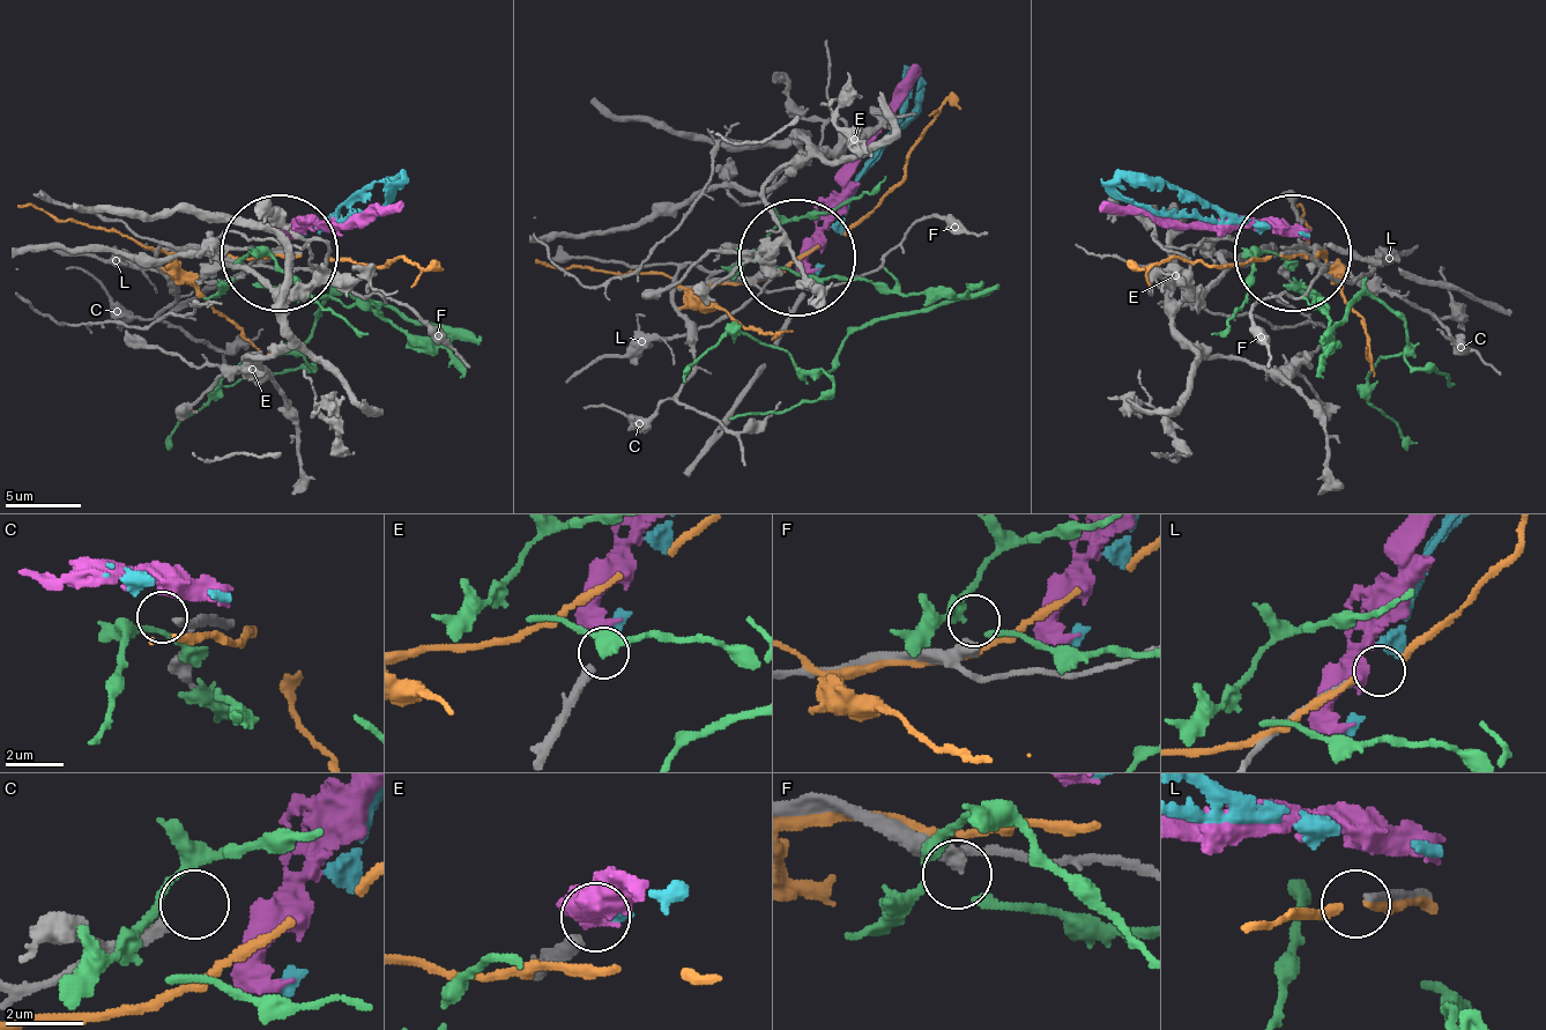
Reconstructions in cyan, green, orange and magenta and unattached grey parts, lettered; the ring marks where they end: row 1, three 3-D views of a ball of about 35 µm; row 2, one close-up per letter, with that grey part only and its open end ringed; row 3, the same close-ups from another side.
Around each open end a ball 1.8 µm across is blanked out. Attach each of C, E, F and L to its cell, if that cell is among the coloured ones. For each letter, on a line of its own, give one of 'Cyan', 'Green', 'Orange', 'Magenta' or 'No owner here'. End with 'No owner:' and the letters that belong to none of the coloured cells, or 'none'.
C: No owner here
E: Cyan
F: No owner here
L: No owner here
No owner: C, F, L

